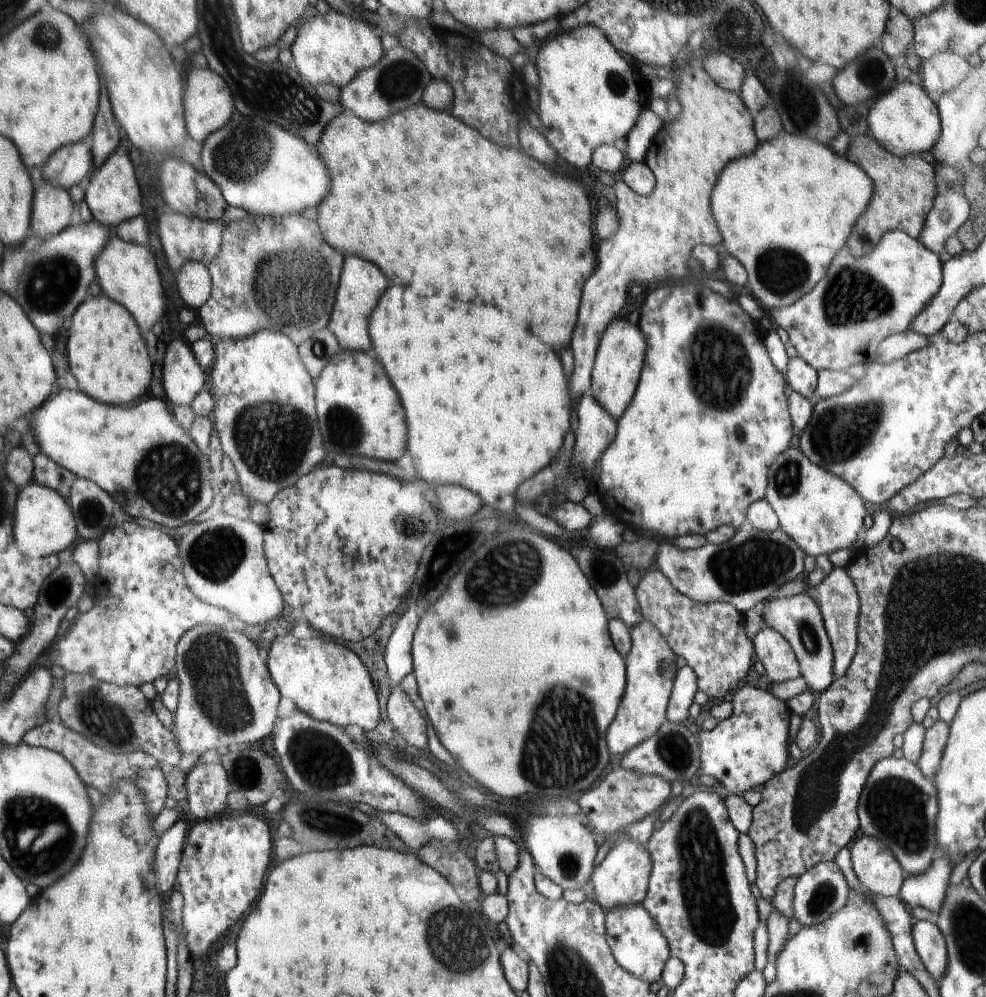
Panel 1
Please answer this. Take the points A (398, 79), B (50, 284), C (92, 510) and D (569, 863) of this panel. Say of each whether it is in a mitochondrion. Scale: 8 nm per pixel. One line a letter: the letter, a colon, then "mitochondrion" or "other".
A: mitochondrion
B: mitochondrion
C: mitochondrion
D: mitochondrion

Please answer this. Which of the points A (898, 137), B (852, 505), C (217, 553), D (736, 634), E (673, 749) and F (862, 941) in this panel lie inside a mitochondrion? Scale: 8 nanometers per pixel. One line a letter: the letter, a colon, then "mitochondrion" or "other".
A: other
B: other
C: mitochondrion
D: other
E: mitochondrion
F: other

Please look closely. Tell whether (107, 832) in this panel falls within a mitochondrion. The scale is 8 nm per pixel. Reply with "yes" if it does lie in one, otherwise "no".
no

